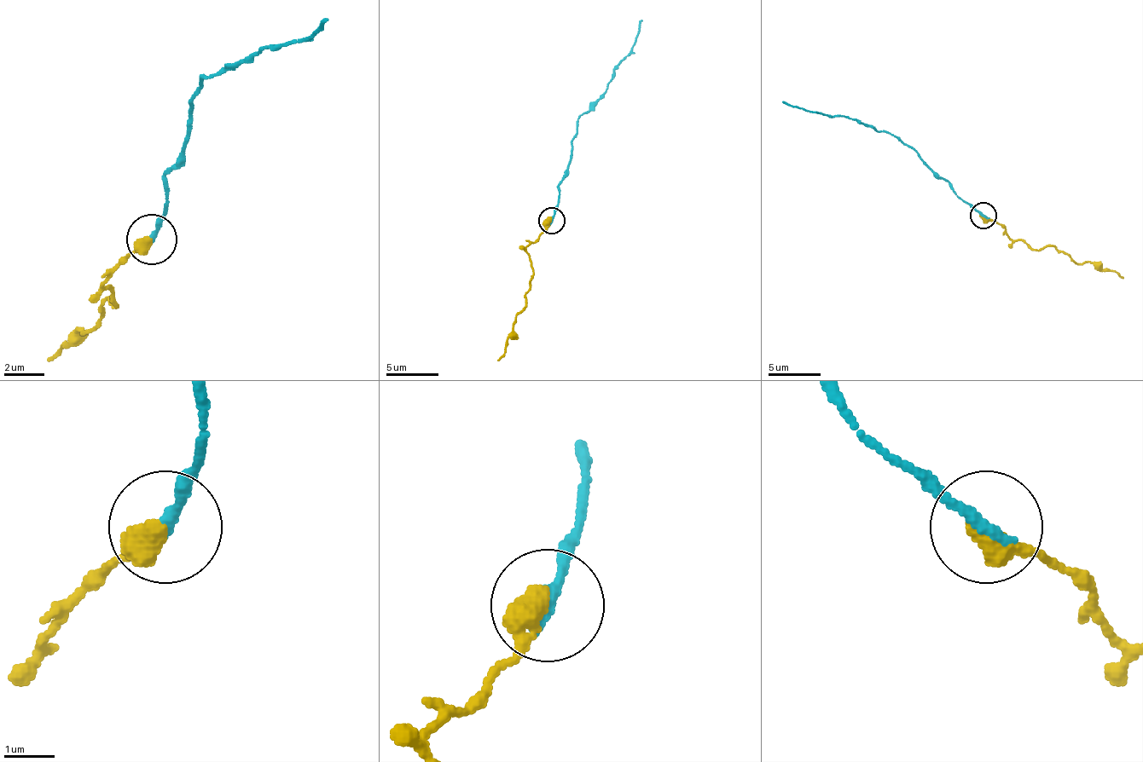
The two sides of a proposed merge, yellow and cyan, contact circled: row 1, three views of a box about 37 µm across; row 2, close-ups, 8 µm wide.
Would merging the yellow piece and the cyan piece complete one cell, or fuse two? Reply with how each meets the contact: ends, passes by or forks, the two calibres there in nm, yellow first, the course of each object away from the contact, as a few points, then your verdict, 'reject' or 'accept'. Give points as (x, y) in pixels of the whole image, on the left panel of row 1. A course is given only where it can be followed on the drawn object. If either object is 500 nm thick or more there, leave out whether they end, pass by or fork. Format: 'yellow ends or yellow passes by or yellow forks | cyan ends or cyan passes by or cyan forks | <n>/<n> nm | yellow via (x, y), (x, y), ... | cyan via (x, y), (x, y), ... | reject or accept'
yellow ends | cyan ends | 480/280 nm | yellow via (150, 238), (105, 288), (110, 288), (115, 303), (110, 298), (84, 333), (79, 328), (49, 359) | cyan via (150, 238), (200, 81), (257, 51), (302, 41), (327, 20) | accept

